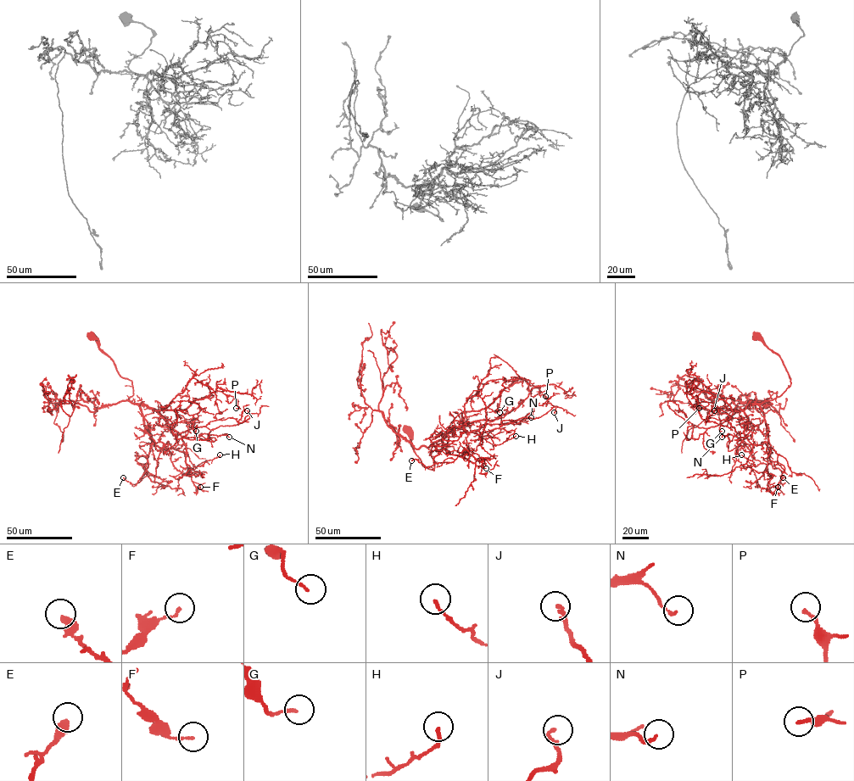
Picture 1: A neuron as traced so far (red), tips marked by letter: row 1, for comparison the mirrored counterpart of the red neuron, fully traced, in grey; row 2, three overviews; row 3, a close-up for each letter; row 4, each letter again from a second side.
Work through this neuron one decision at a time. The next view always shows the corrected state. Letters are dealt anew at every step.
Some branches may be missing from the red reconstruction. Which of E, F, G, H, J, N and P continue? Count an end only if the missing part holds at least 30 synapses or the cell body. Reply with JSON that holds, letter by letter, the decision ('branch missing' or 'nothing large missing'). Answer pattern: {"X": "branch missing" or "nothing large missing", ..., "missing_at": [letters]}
{"E": "nothing large missing", "F": "nothing large missing", "G": "nothing large missing", "H": "nothing large missing", "J": "nothing large missing", "N": "nothing large missing", "P": "nothing large missing", "missing_at": []}

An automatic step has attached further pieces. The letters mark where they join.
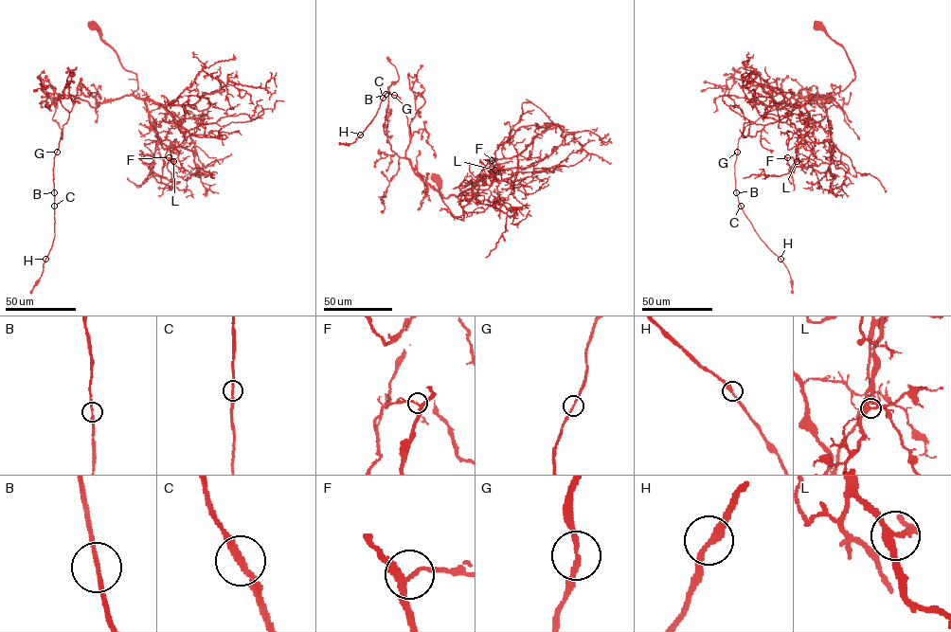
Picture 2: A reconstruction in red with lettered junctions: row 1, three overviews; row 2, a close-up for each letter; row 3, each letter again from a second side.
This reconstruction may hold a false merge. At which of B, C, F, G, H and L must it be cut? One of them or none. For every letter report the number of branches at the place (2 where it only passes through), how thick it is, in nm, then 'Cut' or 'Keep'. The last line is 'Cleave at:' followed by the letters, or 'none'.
B: Branches: 2. Thickness 170 nm. Keep
C: Branches: 2. Thickness 200 nm. Keep
F: Branches: 3. Thickness 170 nm. Keep
G: Branches: 2. Thickness 170 nm. Keep
H: Branches: 2. Thickness 280 nm. Keep
L: Branches: 3. Thickness 280 nm. Keep
Cleave at: none

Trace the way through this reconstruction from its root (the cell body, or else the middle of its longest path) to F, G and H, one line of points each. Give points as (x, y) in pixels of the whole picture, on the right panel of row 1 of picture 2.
F: (817, 25), (844, 48), (855, 78), (822, 99), (826, 117), (796, 146), (796, 159), (787, 157)
G: (817, 25), (844, 48), (855, 78), (827, 96), (834, 98), (822, 107), (793, 95), (744, 127), (737, 152)
H: (817, 25), (844, 48), (855, 78), (822, 107), (793, 95), (747, 125), (738, 142), (738, 203), (780, 259)

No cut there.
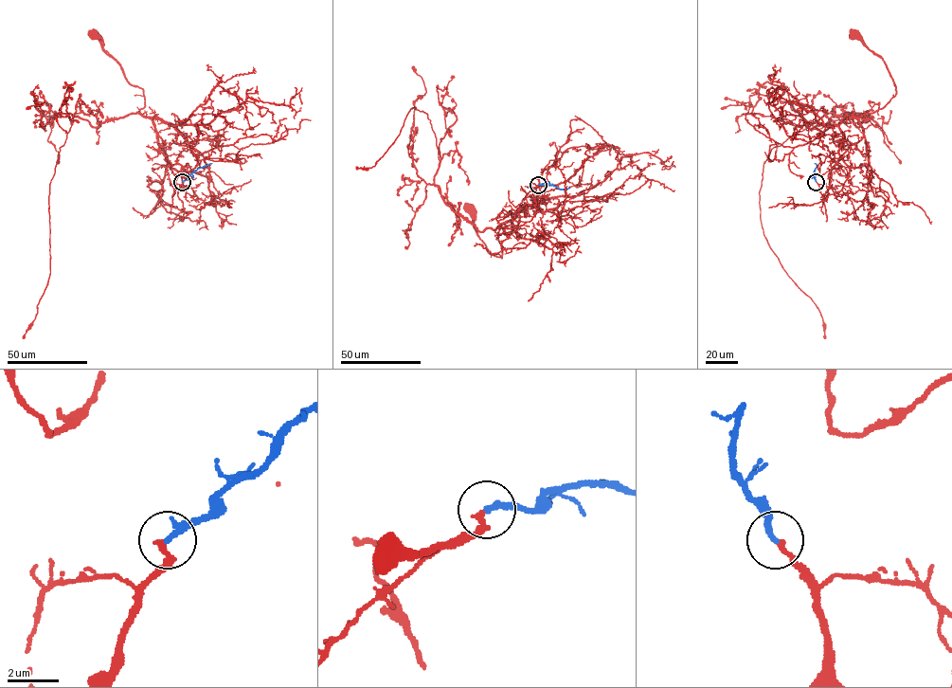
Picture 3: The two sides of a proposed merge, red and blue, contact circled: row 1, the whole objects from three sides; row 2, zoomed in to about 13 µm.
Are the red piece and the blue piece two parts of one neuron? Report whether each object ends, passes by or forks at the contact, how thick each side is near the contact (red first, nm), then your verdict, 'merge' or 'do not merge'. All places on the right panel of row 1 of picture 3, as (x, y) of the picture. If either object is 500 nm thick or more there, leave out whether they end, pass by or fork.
red ends; blue ends; calibres 200 and 240 nm; merge

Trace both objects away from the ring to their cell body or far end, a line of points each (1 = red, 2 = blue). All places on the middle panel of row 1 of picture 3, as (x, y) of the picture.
1: (537, 185), (527, 194), (537, 202), (522, 205), (515, 227), (501, 226), (501, 258), (487, 249), (467, 208)
2: (537, 185), (547, 183), (563, 190), (570, 188)

